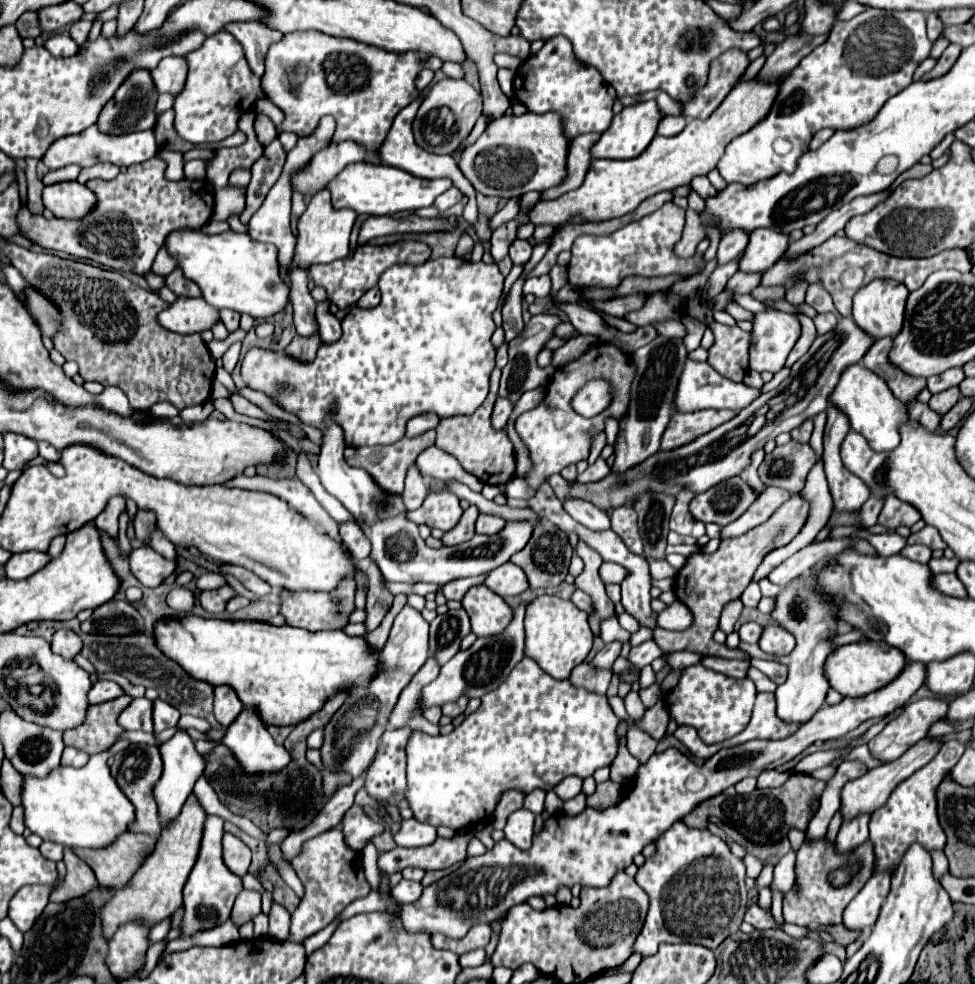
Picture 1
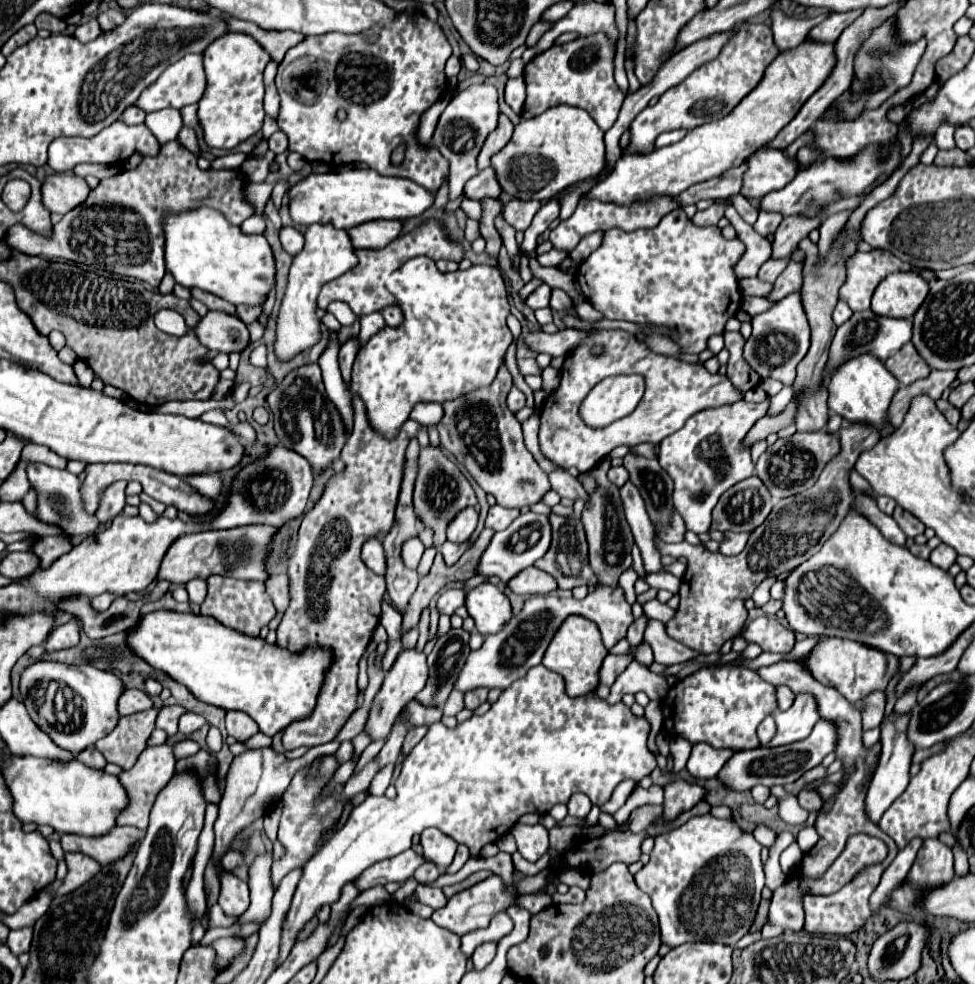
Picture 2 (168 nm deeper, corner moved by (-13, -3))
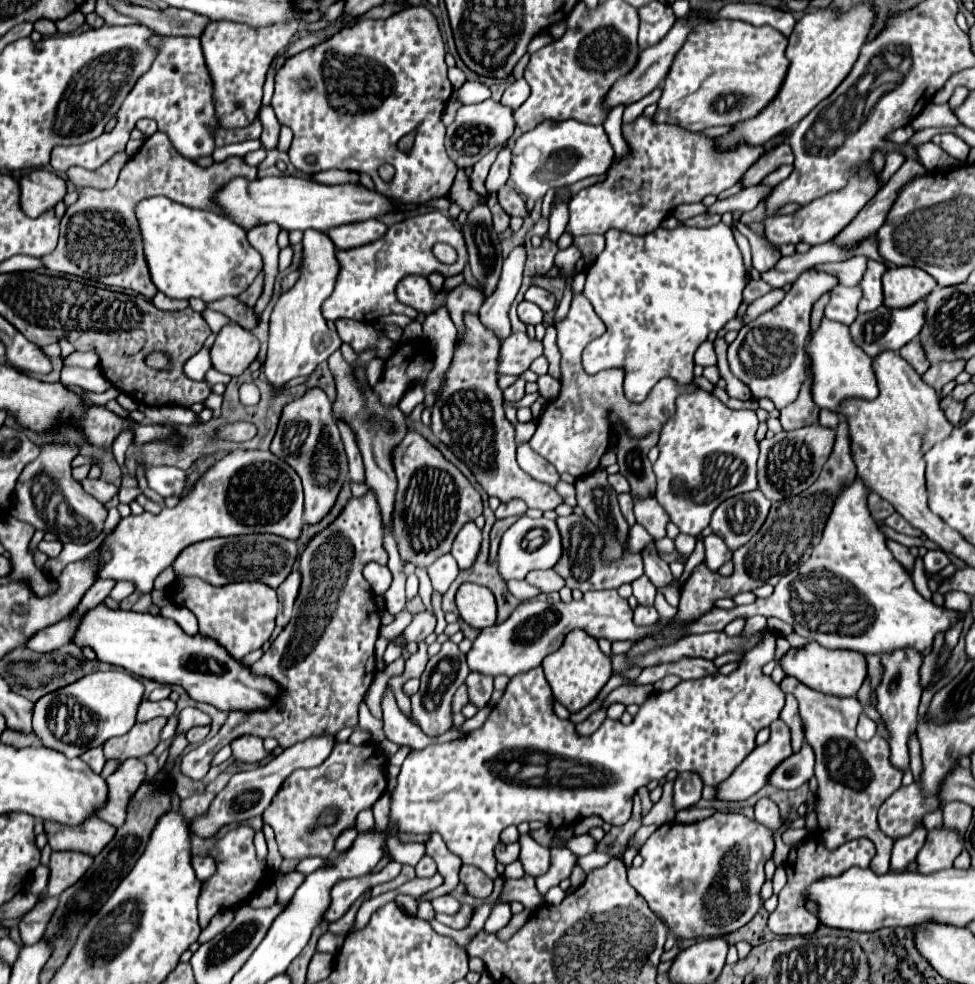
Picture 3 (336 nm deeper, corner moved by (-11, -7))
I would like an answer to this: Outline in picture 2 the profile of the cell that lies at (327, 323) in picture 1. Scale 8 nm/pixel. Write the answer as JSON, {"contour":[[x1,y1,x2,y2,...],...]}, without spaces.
{"contour":[[357,338,345,342,339,350,339,368,341,368,341,376,345,376,345,384,349,384,355,354,357,354]]}

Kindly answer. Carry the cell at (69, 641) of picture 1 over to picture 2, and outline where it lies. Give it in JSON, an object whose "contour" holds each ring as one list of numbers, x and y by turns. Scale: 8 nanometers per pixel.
{"contour":[[69,620,63,626,53,628,53,632,47,636,47,640,43,642,45,650,53,652,53,650,63,650,63,648,71,648,79,642,79,624,77,620]]}

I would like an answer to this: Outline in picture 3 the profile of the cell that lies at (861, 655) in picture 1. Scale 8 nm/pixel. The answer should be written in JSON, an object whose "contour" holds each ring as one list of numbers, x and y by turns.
{"contour":[[809,642,803,648,791,648,781,658,779,664,787,676,795,676,805,686,823,694,833,694,833,696,847,696,847,698,857,696,859,688,867,678,865,654,853,652,853,650,827,650,815,642]]}

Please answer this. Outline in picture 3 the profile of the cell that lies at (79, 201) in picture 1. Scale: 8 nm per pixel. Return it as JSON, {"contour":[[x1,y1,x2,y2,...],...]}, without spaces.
{"contour":[[33,170,19,184,23,188,23,212,31,218,53,210,67,194,67,180,49,170]]}

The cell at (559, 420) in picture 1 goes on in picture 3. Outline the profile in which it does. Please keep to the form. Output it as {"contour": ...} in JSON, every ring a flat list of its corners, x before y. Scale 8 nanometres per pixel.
{"contour":[[581,294,573,298,569,314,561,322,555,322,555,328,557,346,561,350,561,394,545,404,543,414,537,420,537,430,529,440,529,446,545,460,549,460,559,474,569,472,575,478,583,478,595,472,599,468,601,456,611,446,615,424,627,428,627,434,631,438,643,438,651,432,661,432,667,418,675,416,675,400,681,394,693,394,699,390,693,382,677,384,673,378,661,378,649,392,649,396,643,402,635,404,625,400,621,392,621,384,625,378,621,368,611,368,589,376,581,366,581,352,585,344,603,334,605,324,599,320,589,300]]}

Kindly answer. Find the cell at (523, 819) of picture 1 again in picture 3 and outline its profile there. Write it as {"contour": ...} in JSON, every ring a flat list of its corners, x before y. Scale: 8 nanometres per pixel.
{"contour":[[521,834,519,836,519,846,521,846,519,860,525,868,525,874,535,878,549,868,549,850,543,848,541,844,537,844,531,838,531,834]]}

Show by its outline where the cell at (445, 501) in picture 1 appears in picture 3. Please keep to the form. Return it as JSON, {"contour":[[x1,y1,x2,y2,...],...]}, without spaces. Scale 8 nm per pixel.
{"contour":[[467,522,459,530,451,548,451,554,461,570,469,568,475,562,475,552,479,552,479,546,481,546,481,530,477,528,475,522]]}

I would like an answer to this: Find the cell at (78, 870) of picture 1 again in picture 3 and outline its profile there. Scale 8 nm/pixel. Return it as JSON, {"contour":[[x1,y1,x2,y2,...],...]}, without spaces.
{"contour":[[53,852,51,854,51,876,47,896,59,896,63,890,73,886,93,864,93,858,81,852]]}

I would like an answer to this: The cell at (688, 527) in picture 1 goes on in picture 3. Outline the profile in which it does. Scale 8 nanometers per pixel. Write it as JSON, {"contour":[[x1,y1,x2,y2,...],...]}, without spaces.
{"contour":[[699,390,695,396,681,396,677,400,677,412,659,434,659,458,653,464,653,472,657,476,657,492,655,498,667,510,673,524,679,526,683,534,699,536,703,528,709,526,711,512,727,498,751,492,757,488,757,458,759,458,759,442,755,440,759,420,753,410,731,410,713,394]]}

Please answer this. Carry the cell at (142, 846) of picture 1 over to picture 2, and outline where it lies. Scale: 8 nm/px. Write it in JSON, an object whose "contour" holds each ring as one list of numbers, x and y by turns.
{"contour":[[115,826,105,836,61,836,65,852,81,852,95,858,99,864,113,864,123,858,129,848,143,838,143,832,133,826]]}

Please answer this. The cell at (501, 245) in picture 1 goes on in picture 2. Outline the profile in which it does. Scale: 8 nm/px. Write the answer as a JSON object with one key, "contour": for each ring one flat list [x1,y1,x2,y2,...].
{"contour":[[509,200,503,204,503,216,515,230,527,230,539,208,539,200]]}

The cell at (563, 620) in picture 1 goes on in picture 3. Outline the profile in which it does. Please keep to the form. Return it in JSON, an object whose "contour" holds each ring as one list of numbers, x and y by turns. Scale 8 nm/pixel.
{"contour":[[575,628,565,636,561,648,543,660,543,670,545,670,547,682,551,684,555,700,559,704,563,704,569,712,579,712,599,694,599,690,609,680,611,658,601,652,601,648,593,636]]}

